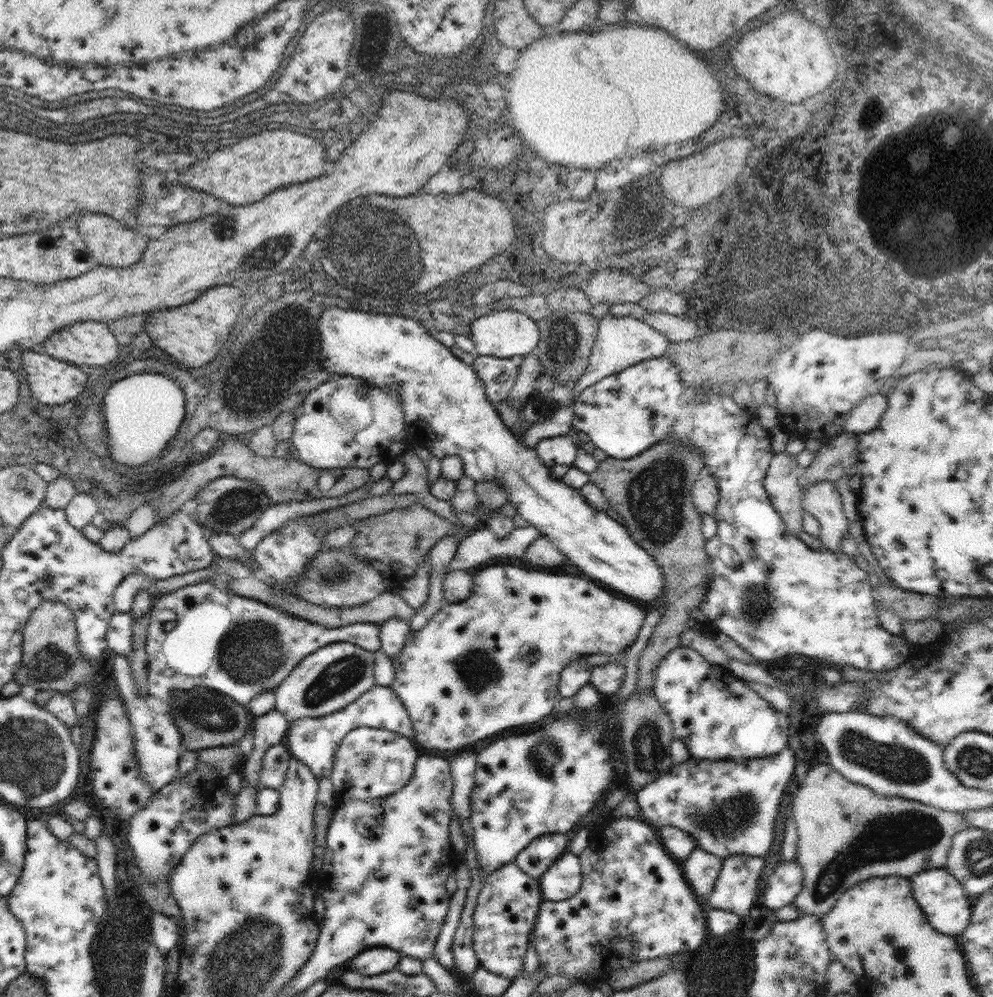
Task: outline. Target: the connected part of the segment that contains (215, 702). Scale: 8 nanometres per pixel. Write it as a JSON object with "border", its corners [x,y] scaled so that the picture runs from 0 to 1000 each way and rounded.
{"border":[[[192,690],[190,694],[176,694],[172,708],[172,722],[182,734],[184,748],[190,754],[200,754],[208,750],[229,750],[241,748],[245,738],[255,732],[255,720],[249,714],[249,708],[237,706],[233,700],[223,698],[221,694],[208,690]]]}

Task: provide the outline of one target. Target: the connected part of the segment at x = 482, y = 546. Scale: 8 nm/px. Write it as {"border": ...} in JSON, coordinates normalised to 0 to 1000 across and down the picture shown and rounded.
{"border":[[[537,528],[519,530],[511,538],[498,538],[496,532],[474,532],[462,540],[460,556],[456,558],[454,572],[470,572],[496,560],[525,560],[533,546],[543,540],[543,532]]]}

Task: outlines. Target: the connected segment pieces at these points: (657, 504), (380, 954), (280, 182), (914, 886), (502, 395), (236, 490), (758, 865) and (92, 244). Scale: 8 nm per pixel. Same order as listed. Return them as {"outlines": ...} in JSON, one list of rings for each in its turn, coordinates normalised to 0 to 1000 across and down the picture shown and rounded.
{"outlines":[[[[664,443],[635,461],[611,457],[601,465],[599,473],[593,475],[593,483],[605,489],[613,510],[627,520],[627,528],[631,530],[633,538],[664,566],[670,580],[670,610],[664,608],[664,626],[656,634],[656,640],[641,662],[641,692],[648,694],[656,694],[656,684],[664,662],[684,648],[686,634],[692,630],[696,614],[706,608],[718,582],[716,560],[710,554],[710,540],[706,534],[706,516],[702,516],[696,506],[696,489],[706,475],[706,457],[700,451],[678,443]]],[[[374,951],[374,953],[368,953],[362,959],[358,959],[349,967],[349,971],[358,973],[364,979],[376,981],[382,977],[394,975],[402,967],[402,963],[404,963],[402,957],[396,955],[394,951]]],[[[269,130],[251,138],[241,140],[241,144],[229,146],[208,160],[196,162],[182,175],[182,185],[194,189],[198,195],[212,195],[215,199],[231,207],[251,207],[267,201],[273,193],[289,189],[293,185],[305,185],[319,181],[327,175],[329,150],[323,142],[313,140],[305,134],[291,130]]],[[[952,869],[950,871],[934,871],[934,873],[927,871],[927,875],[919,877],[915,881],[915,885],[917,885],[917,897],[919,897],[921,905],[934,919],[934,925],[944,935],[950,935],[956,939],[966,939],[972,933],[972,929],[976,927],[980,909],[974,905],[976,897],[970,893],[966,883],[958,875],[954,875]]],[[[480,357],[476,361],[476,371],[484,379],[488,387],[488,397],[494,407],[507,405],[517,383],[521,381],[523,363],[517,359],[501,359],[501,357]]],[[[235,477],[212,481],[206,489],[202,489],[196,495],[194,502],[198,504],[194,516],[200,530],[204,530],[208,536],[221,534],[221,536],[231,536],[231,538],[241,538],[249,534],[261,522],[261,516],[265,516],[267,510],[273,506],[271,497],[263,491],[263,487],[255,485],[253,481],[241,481]]],[[[736,857],[728,861],[724,879],[708,909],[716,913],[728,911],[740,917],[752,917],[756,907],[762,903],[760,893],[768,867],[768,859]]],[[[88,215],[82,217],[80,221],[80,239],[84,241],[86,249],[92,253],[92,257],[98,261],[98,267],[108,267],[108,269],[132,269],[138,265],[148,249],[148,239],[138,235],[134,229],[126,229],[120,223],[116,223],[110,217],[104,215]]]]}

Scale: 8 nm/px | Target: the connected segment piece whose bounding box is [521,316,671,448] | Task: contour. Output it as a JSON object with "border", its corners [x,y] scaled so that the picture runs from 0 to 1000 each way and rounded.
{"border":[[[607,317],[603,321],[603,329],[601,329],[601,337],[593,355],[593,367],[591,371],[585,375],[585,379],[577,385],[577,389],[573,391],[573,401],[571,405],[565,405],[563,409],[557,409],[549,415],[549,419],[545,423],[539,423],[533,427],[533,433],[529,433],[525,437],[525,443],[529,449],[537,449],[543,441],[547,439],[559,439],[559,437],[569,437],[575,427],[577,427],[577,405],[581,401],[581,397],[593,389],[595,385],[607,381],[613,375],[621,375],[627,373],[629,369],[646,363],[646,361],[654,361],[654,359],[664,359],[670,357],[674,351],[674,339],[670,339],[668,335],[662,335],[658,329],[654,329],[652,325],[648,325],[646,321],[639,321],[635,317],[627,317],[627,319],[619,319],[619,317]]]}

